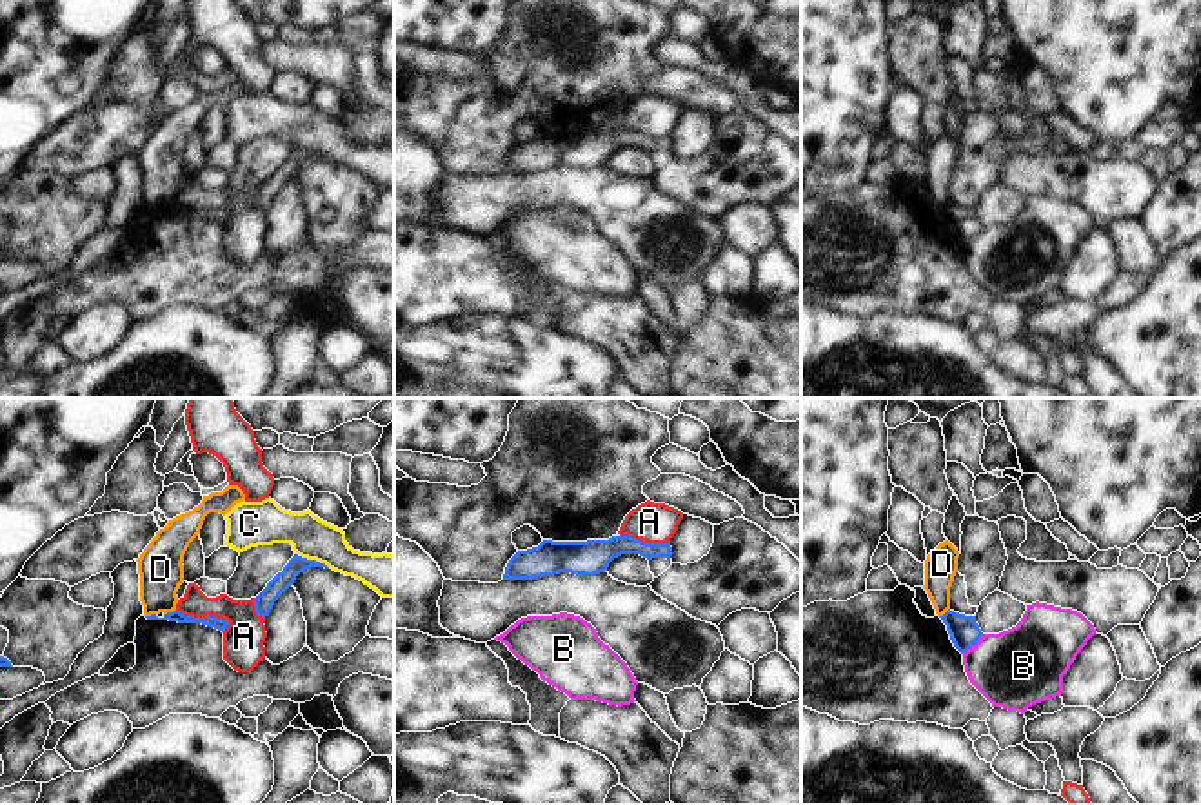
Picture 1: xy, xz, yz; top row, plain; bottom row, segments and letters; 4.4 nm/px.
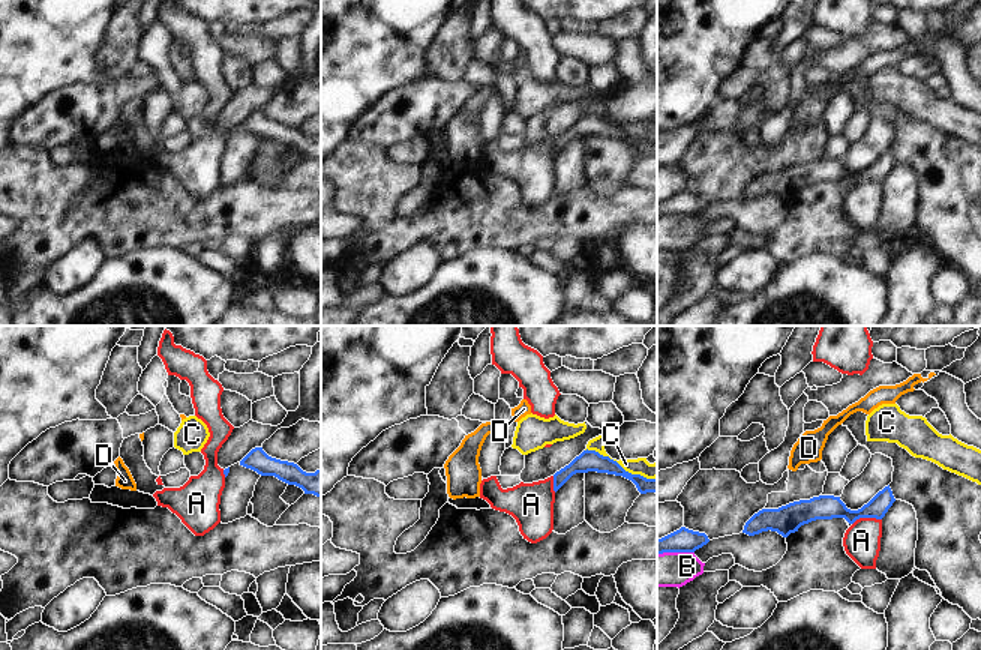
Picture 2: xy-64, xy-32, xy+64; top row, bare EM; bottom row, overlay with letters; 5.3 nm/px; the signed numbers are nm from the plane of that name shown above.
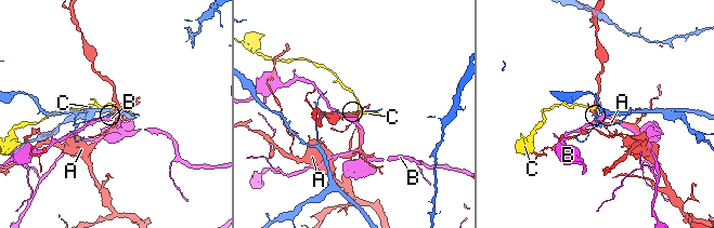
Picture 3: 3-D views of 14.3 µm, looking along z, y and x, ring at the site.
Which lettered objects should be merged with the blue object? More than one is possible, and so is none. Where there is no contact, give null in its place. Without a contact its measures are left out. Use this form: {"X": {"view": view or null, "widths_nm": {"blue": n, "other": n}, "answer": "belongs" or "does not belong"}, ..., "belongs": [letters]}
{"A": {"view": "xy", "widths_nm": {"blue": 60, "other": 180}, "answer": "does not belong"}, "B": {"view": "yz", "widths_nm": {"blue": 130, "other": 360}, "answer": "does not belong"}, "C": {"view": "xy", "widths_nm": {"blue": 80, "other": 190}, "answer": "does not belong"}, "D": {"view": "xy", "widths_nm": {"blue": 60, "other": 200}, "answer": "does not belong"}, "belongs": []}

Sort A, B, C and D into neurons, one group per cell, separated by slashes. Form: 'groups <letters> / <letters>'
groups A / B / C / D

